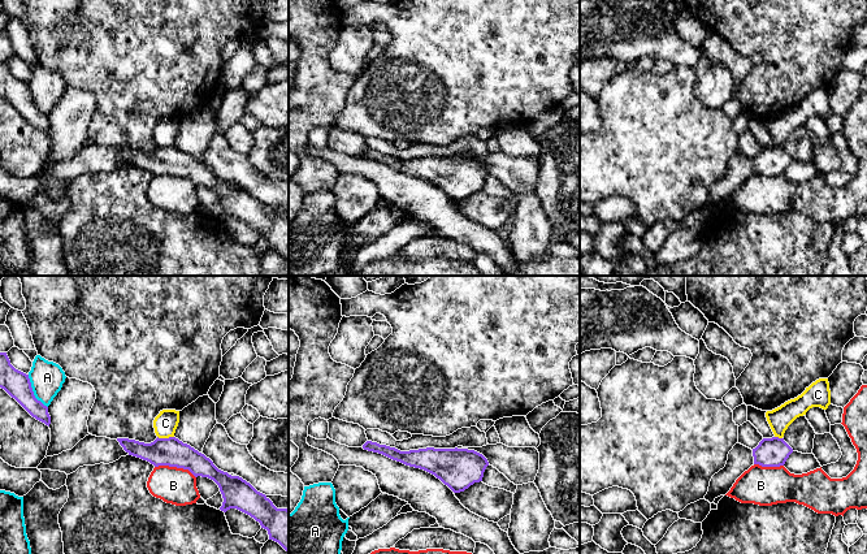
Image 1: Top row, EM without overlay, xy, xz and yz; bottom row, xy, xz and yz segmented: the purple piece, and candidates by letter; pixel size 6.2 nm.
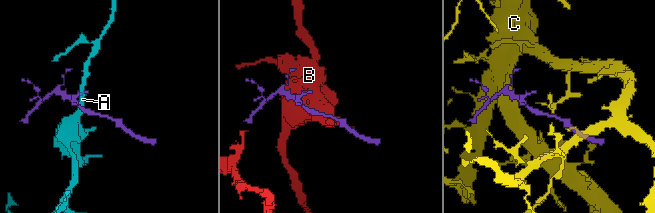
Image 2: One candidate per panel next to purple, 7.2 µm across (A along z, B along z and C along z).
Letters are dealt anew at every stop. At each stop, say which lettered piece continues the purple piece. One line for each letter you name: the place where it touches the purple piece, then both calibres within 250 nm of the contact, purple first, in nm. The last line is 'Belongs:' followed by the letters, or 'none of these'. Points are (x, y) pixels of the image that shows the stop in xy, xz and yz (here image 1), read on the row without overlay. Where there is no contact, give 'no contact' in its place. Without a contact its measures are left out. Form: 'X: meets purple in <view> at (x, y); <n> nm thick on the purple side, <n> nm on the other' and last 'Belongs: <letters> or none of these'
Belongs: none of these

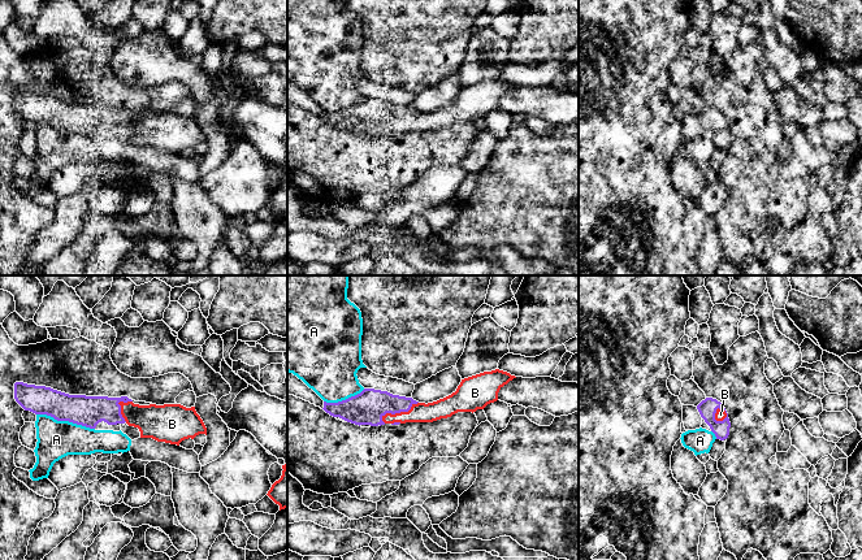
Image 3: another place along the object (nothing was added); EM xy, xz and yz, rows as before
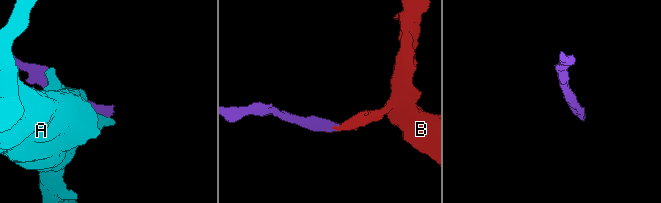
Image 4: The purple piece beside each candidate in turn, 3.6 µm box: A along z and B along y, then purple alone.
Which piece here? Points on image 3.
B: meets purple in xz at (398, 121); 200 nm thick on the purple side, 120 nm on the other
Belongs: B

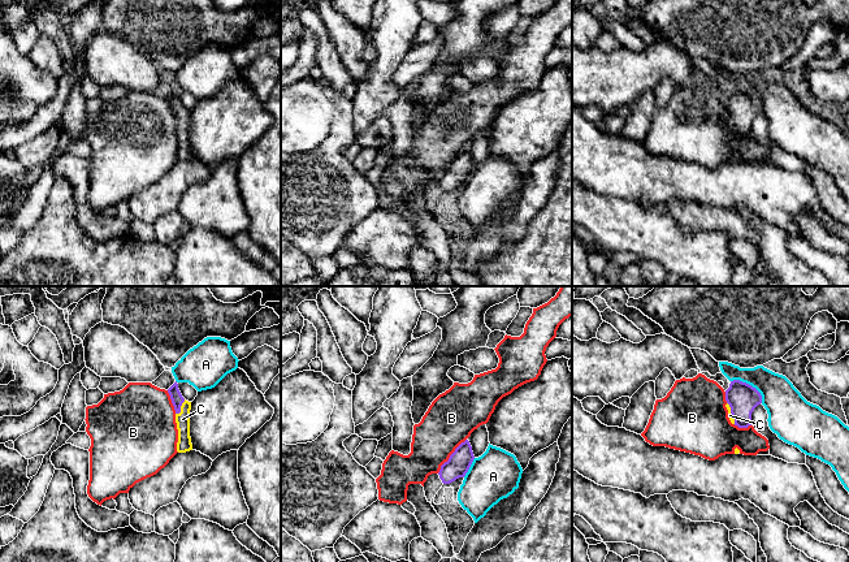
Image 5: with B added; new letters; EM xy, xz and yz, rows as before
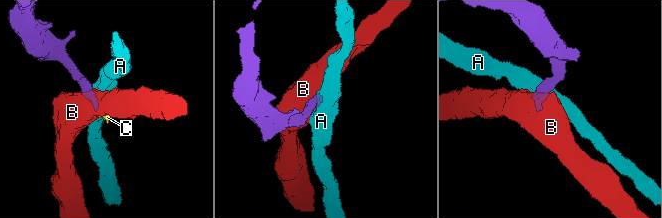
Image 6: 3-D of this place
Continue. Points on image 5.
C: meets purple in xy at (180, 116); 80 nm thick on the purple side, 90 nm on the other
Belongs: C

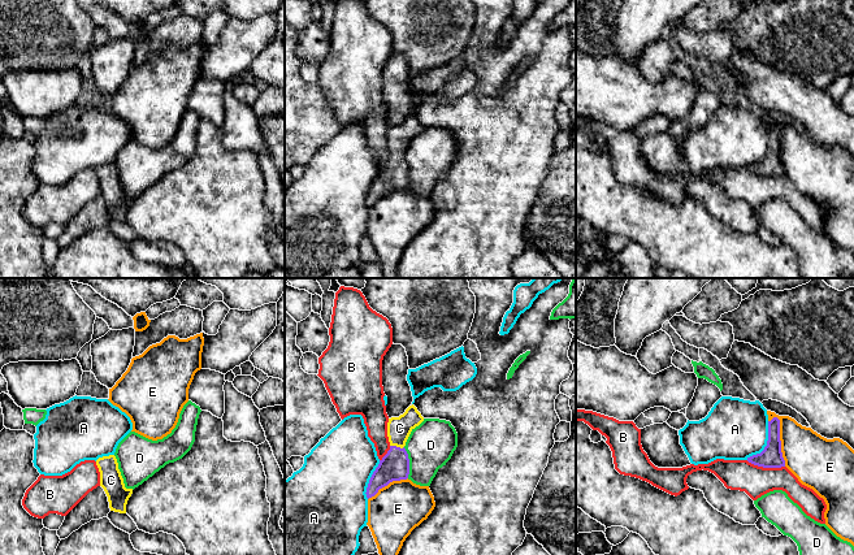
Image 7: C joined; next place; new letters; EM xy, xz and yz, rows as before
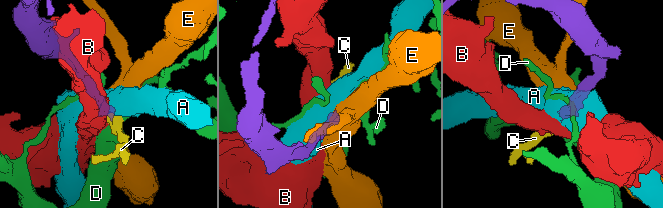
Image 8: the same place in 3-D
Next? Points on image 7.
C: meets purple in xz at (395, 155); 180 nm thick on the purple side, 140 nm on the other
Belongs: C

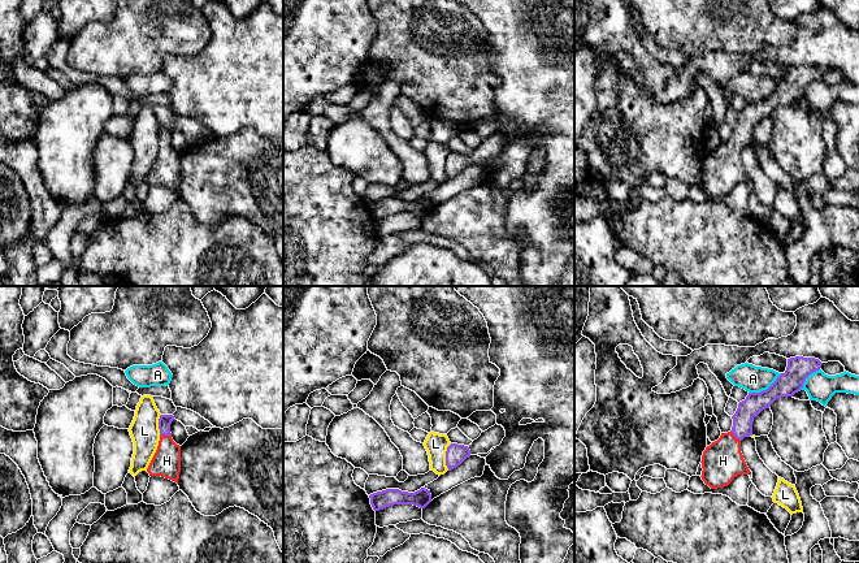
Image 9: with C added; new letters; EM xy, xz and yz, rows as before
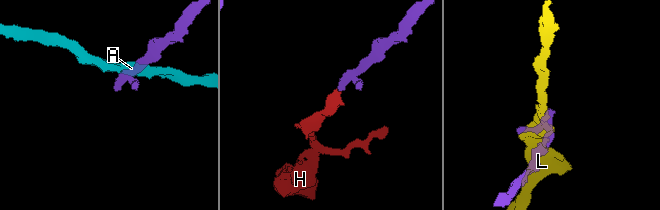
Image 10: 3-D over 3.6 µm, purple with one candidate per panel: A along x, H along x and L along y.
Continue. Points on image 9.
H: meets purple in xy at (165, 143); 80 nm thick on the purple side, 180 nm on the other
Belongs: H

